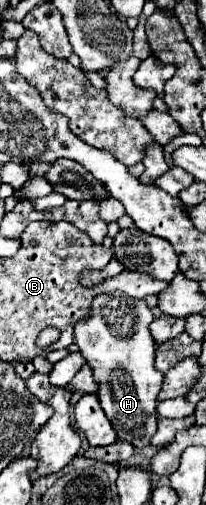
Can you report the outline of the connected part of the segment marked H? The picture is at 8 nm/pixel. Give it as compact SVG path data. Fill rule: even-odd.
M122 290L98 294L92 300L88 318L74 326L74 342L78 344L86 364L98 382L98 400L112 422L120 440L130 440L136 448L148 446L156 432L156 396L162 390L164 374L156 370L156 342L148 330L154 320L146 300L128 298Z

